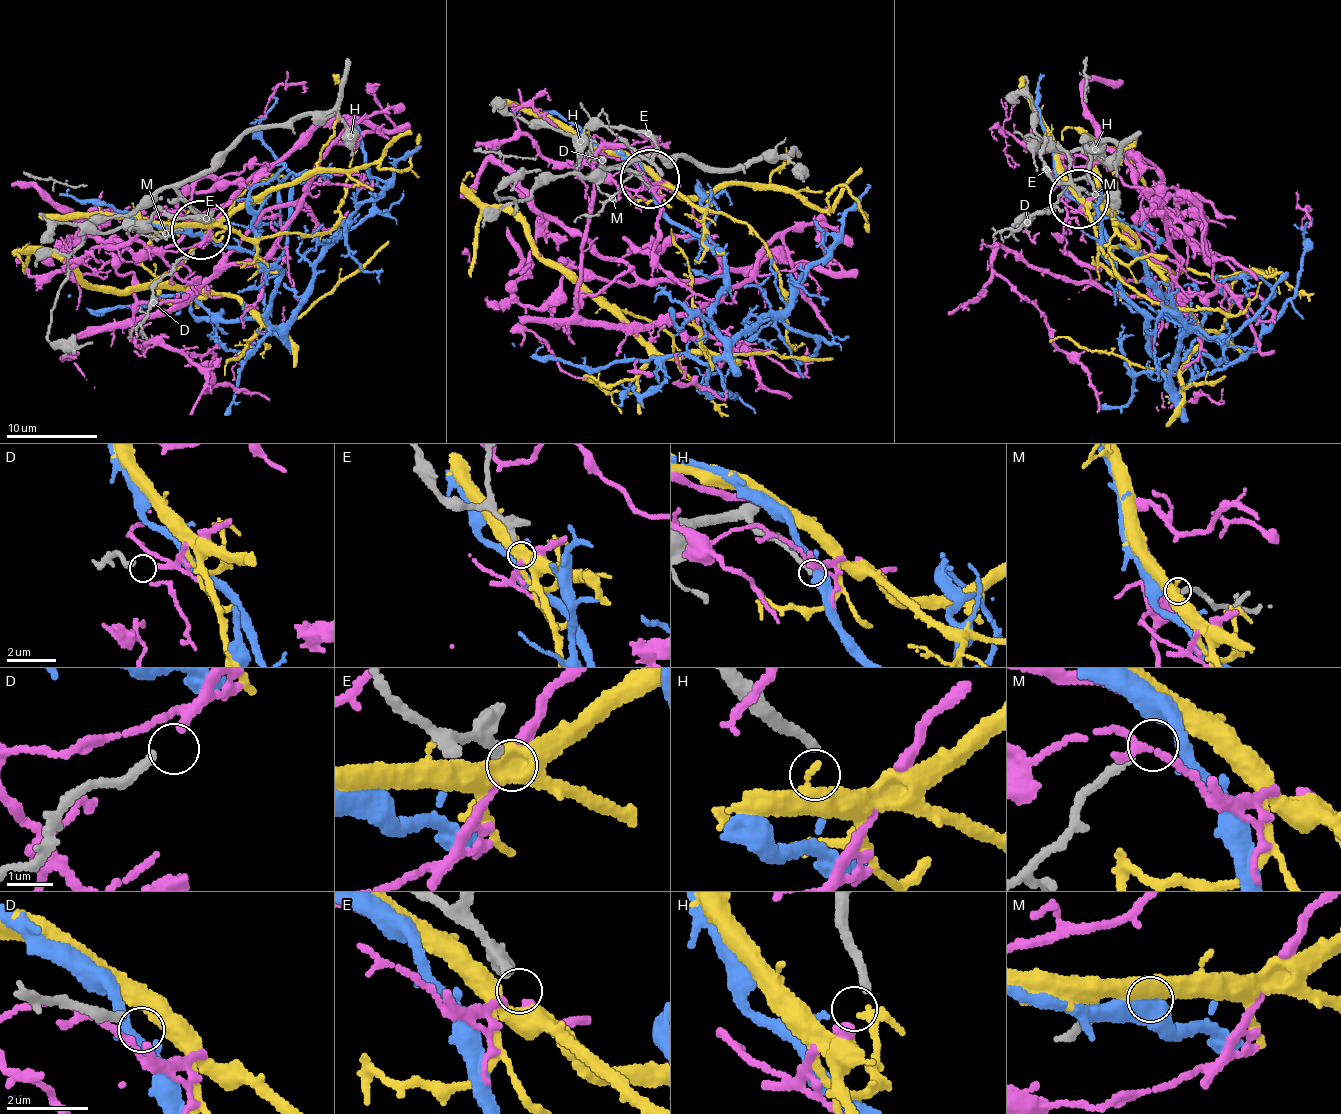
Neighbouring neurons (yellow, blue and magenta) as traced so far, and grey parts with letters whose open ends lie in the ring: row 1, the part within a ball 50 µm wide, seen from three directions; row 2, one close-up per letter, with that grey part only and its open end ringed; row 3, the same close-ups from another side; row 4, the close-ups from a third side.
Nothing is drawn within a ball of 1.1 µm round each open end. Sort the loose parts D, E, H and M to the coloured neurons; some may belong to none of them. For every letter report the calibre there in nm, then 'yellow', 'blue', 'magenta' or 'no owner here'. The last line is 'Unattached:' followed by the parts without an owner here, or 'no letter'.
D: 220 nm thick; magenta
E: 170 nm thick; no owner here
H: 200 nm thick; no owner here
M: 170 nm thick; blue
Unattached: E, H

